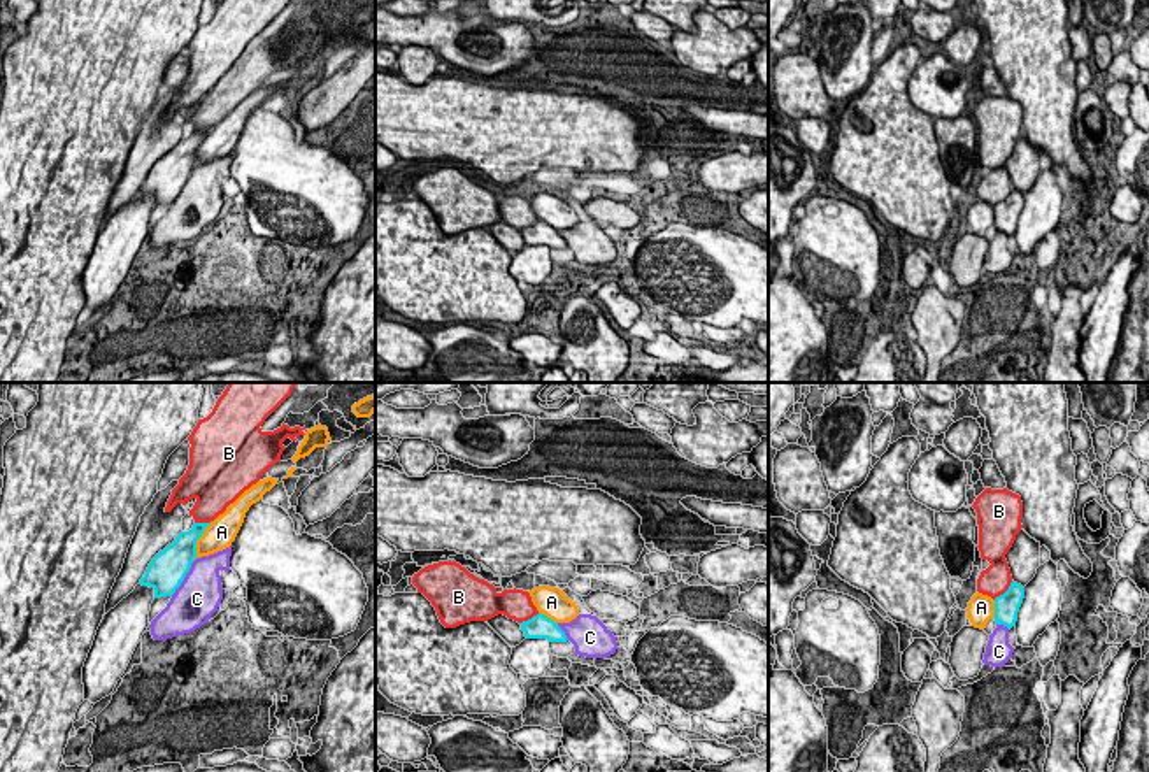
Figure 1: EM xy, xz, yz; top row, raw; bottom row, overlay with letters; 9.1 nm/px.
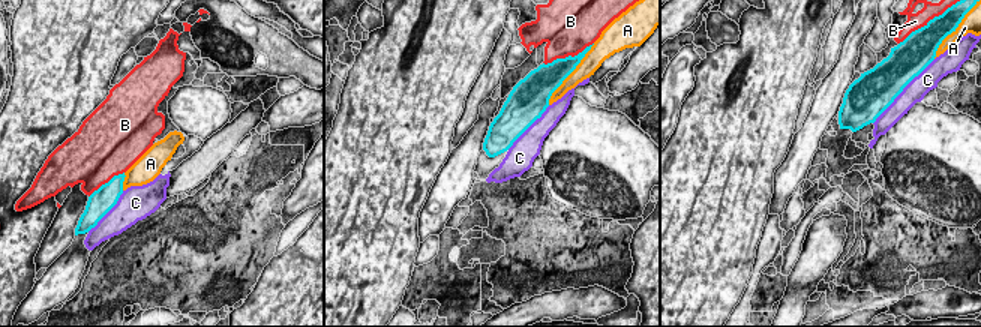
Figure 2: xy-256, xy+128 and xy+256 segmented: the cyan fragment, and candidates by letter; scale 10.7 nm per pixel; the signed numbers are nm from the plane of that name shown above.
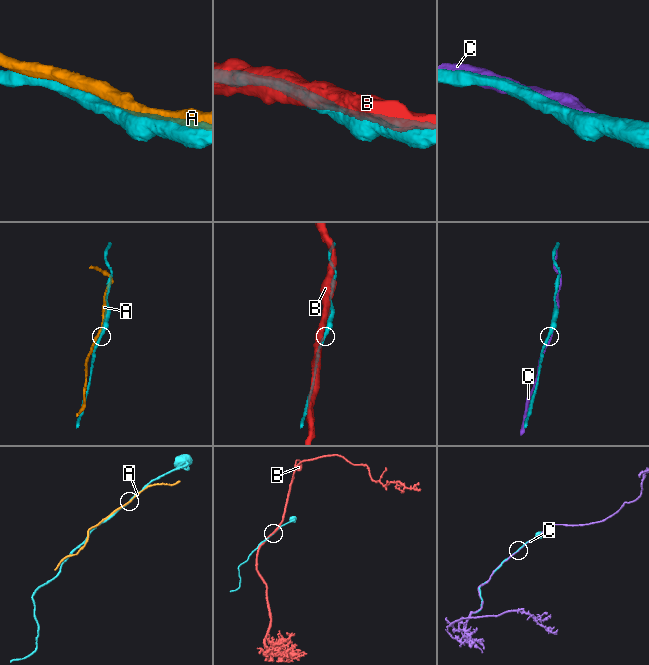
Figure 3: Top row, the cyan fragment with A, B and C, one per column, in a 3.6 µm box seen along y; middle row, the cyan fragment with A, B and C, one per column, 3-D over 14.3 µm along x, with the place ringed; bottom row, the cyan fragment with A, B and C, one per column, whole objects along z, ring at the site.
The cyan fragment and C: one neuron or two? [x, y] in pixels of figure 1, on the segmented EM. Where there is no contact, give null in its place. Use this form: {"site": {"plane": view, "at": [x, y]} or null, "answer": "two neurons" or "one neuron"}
{"site": {"plane": "xy", "at": [185, 576]}, "answer": "one neuron"}

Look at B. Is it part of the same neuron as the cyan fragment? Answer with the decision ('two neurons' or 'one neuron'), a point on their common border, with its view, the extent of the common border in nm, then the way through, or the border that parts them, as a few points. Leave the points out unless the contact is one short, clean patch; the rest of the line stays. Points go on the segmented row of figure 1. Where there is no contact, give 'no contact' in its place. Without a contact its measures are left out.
two neurons; contact yz (1006, 592); length 260 nm

